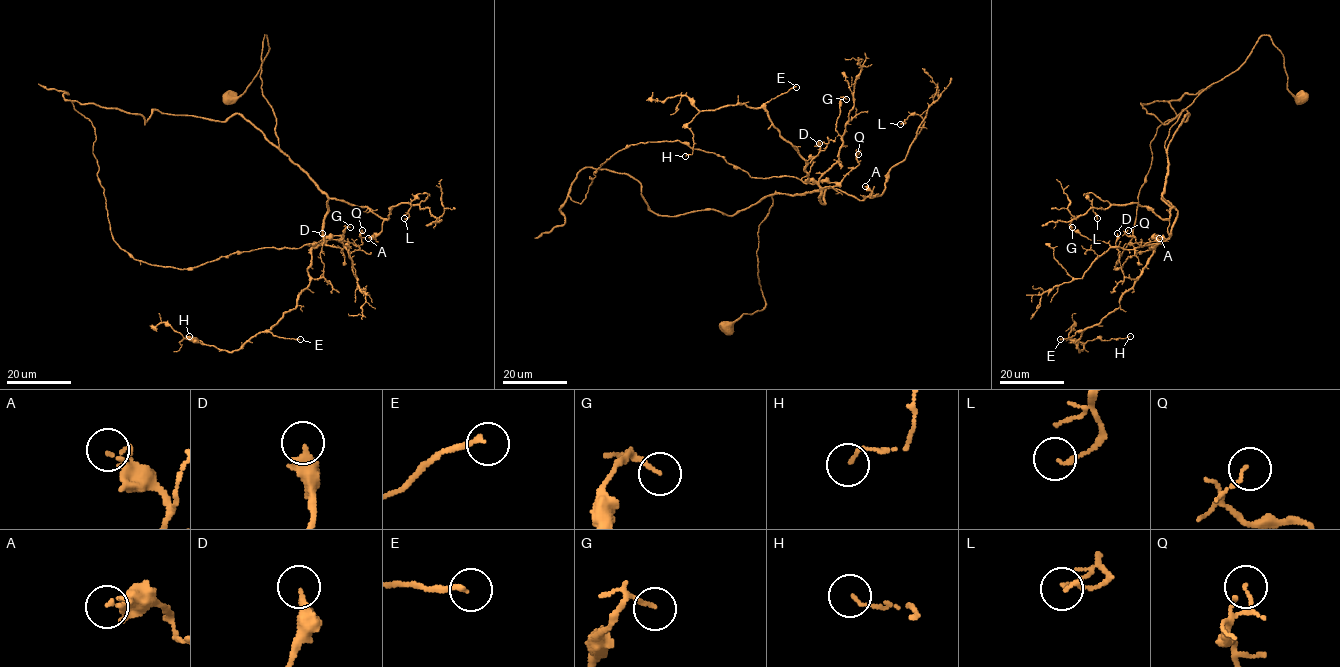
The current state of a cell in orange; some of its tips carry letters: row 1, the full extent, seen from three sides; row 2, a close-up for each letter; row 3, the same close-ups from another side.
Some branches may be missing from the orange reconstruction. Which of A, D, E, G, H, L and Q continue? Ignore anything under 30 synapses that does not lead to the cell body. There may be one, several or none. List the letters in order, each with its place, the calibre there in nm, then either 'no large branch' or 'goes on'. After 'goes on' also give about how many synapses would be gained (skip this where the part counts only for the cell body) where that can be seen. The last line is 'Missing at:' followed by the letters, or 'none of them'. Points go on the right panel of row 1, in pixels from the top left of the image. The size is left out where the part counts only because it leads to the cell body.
A: at (1159, 238); 130 nm thick; no large branch
D: at (1117, 233); 340 nm thick; no large branch
E: at (1060, 339); 170 nm thick; no large branch
G: at (1072, 227); 140 nm thick; no large branch
H: at (1130, 336); 110 nm thick; no large branch
L: at (1097, 218); 140 nm thick; no large branch
Q: at (1128, 230); 110 nm thick; no large branch
Missing at: none of them

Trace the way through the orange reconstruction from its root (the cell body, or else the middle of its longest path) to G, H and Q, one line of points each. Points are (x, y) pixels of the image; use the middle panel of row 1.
G: (728, 326), (765, 307), (758, 229), (771, 196), (825, 189), (824, 203), (819, 179), (838, 158), (846, 99)
H: (728, 326), (765, 307), (758, 229), (771, 196), (825, 189), (823, 204), (762, 108), (700, 111), (685, 156)
Q: (728, 326), (765, 307), (758, 229), (771, 196), (825, 189), (823, 204), (822, 189), (853, 169), (858, 154)

